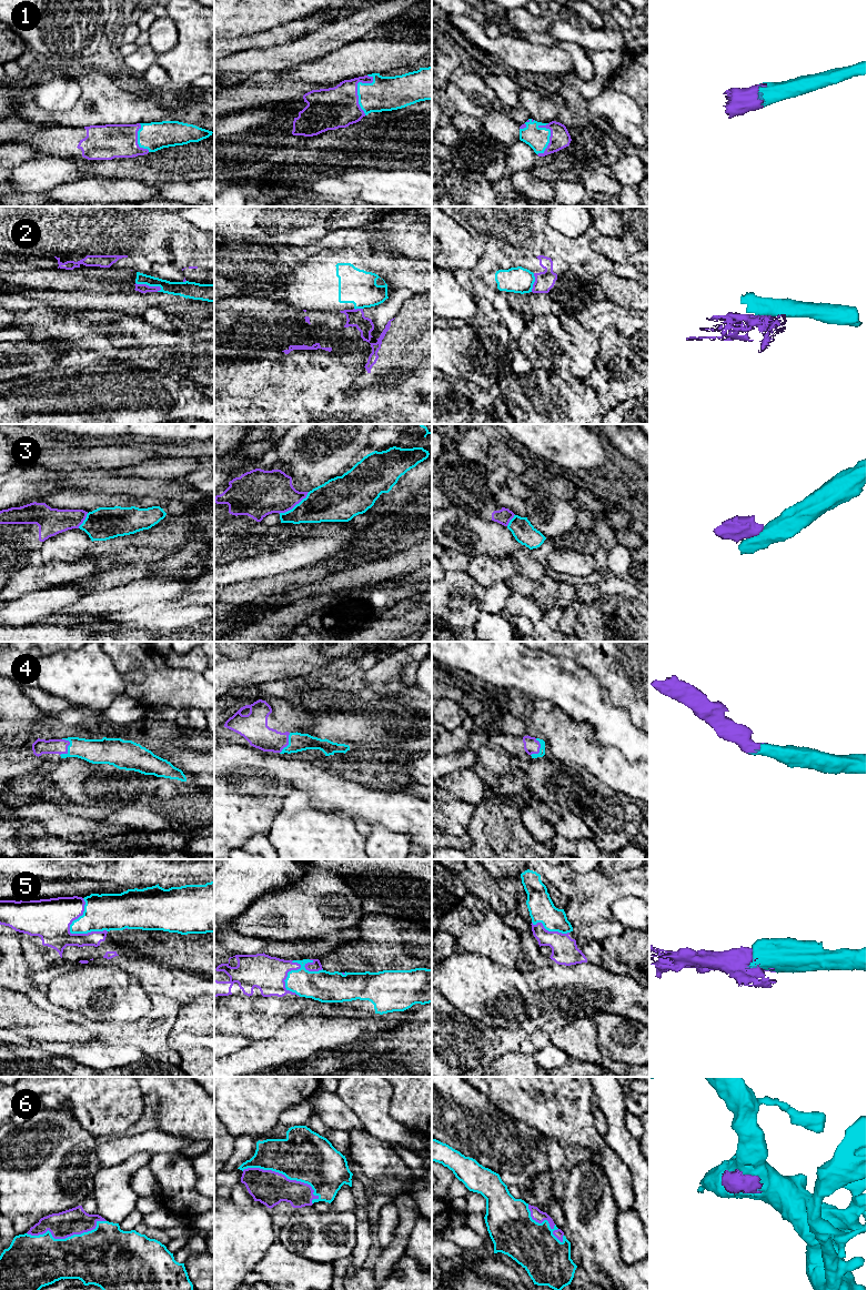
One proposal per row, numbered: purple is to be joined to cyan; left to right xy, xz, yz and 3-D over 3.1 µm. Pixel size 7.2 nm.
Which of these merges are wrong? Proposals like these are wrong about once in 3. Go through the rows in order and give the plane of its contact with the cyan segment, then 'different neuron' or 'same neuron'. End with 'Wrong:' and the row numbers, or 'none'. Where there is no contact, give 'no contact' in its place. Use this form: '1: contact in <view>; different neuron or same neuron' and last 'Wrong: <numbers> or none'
1: contact in xz; same neuron
2: contact in xy; different neuron
3: contact in xz; different neuron
4: contact in xy; same neuron
5: contact in xy; same neuron
6: contact in xz; same neuron
Wrong: 2, 3

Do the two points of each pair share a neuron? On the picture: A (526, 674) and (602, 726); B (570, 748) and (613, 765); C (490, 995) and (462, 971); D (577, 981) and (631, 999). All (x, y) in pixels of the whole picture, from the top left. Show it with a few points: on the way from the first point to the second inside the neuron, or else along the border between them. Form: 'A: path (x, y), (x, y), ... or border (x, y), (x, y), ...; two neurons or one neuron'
A: path (545, 677), (553, 678), (583, 707); one neuron
B: path (581, 751), (602, 763); one neuron
C: path (483, 990), (469, 978); one neuron
D: path (591, 987), (608, 987), (617, 994); one neuron

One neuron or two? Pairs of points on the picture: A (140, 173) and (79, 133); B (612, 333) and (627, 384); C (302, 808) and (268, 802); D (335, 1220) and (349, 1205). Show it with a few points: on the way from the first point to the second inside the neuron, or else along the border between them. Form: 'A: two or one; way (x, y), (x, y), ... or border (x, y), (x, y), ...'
A: one; way (119, 168), (90, 168), (77, 154)
B: one; way (613, 345), (614, 359), (622, 372)
C: two; border (305, 790), (292, 790), (288, 795), (271, 828)
D: two; border (332, 1210), (354, 1211)

